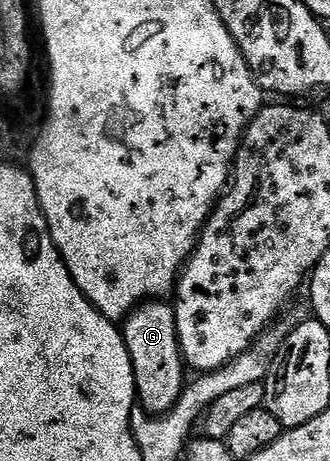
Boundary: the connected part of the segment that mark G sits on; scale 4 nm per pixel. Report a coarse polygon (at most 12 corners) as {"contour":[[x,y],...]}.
{"contour":[[155,298],[121,325],[137,403],[170,411],[188,383],[174,310]]}

